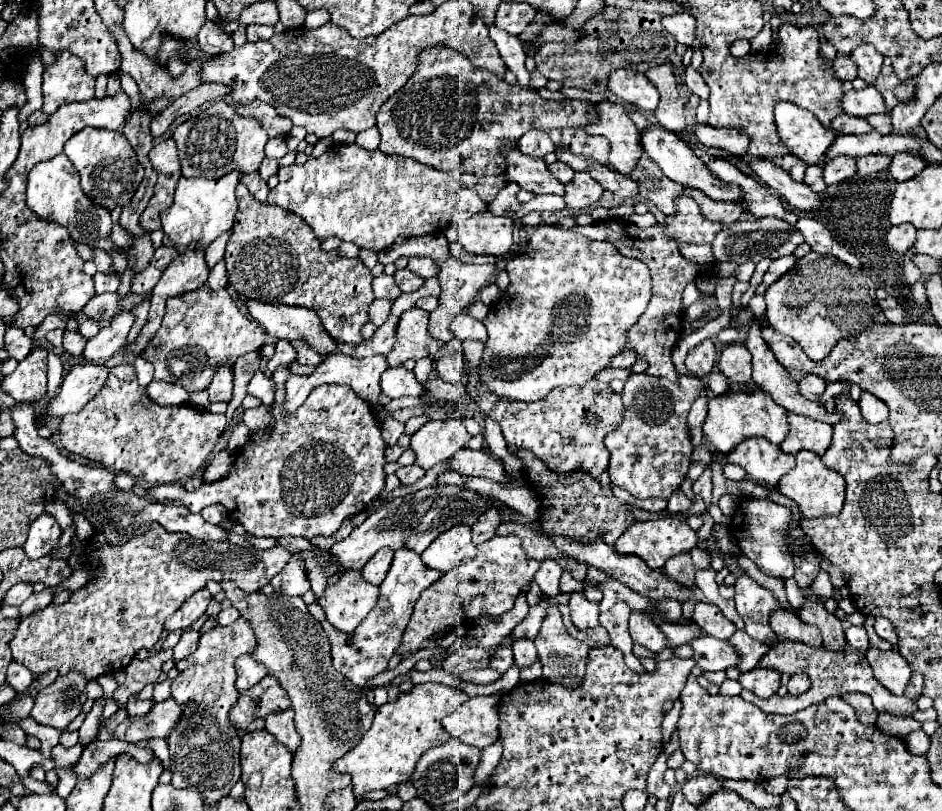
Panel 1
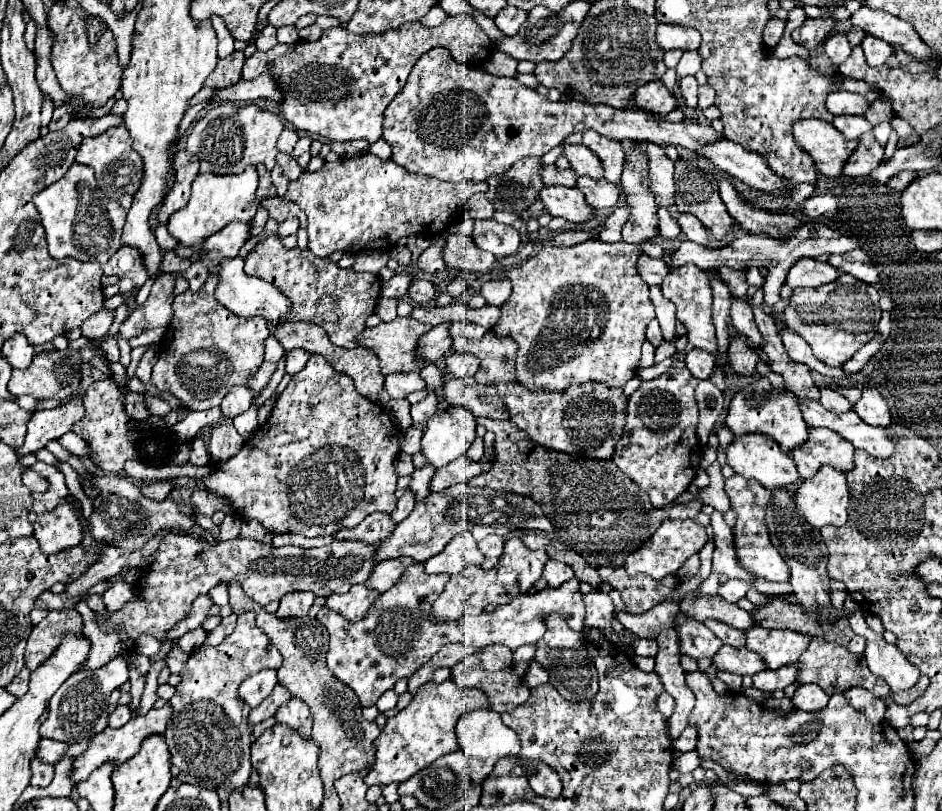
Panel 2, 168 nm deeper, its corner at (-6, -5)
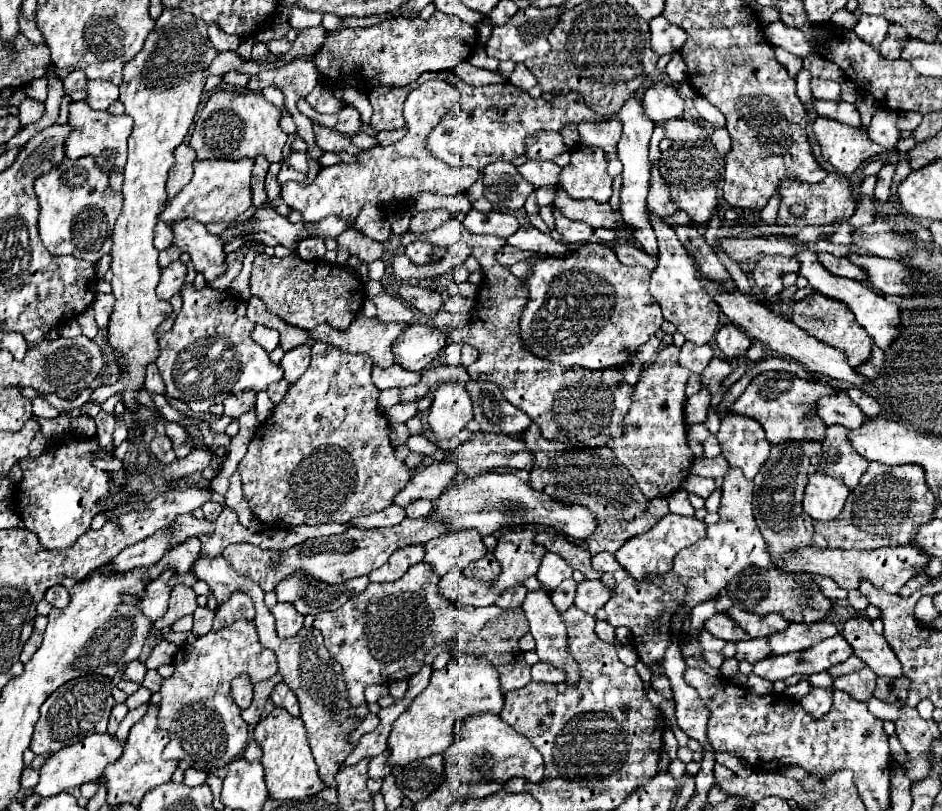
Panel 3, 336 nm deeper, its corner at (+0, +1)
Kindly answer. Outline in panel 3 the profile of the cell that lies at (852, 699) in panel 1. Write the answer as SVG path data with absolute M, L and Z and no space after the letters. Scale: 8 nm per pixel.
M868 667L834 679L834 689L848 693L850 697L862 703L866 703L874 695L874 687L876 687L876 673L872 673L872 669Z

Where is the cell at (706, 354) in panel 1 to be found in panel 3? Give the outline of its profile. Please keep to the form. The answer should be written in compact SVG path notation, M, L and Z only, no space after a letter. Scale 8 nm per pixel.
M686 341L680 347L680 361L678 363L680 363L680 367L686 367L692 373L700 375L706 369L706 365L710 363L710 359L712 359L712 347L710 345L698 347L698 345L692 345Z

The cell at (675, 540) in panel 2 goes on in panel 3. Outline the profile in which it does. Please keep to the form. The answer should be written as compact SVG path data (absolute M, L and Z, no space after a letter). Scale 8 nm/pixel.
M668 513L650 531L632 537L632 541L628 541L620 551L616 551L616 559L634 579L644 579L650 573L666 573L666 569L672 569L674 557L682 549L692 547L704 537L706 537L706 525L702 521L698 521L696 517L682 517L682 515Z

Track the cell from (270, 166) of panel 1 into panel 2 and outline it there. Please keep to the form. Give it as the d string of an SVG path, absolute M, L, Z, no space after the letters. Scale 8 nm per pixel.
M278 153L278 155L276 155L276 165L282 167L284 175L286 175L290 181L298 179L300 173L302 173L302 167L298 165L298 161L296 161L290 153Z

